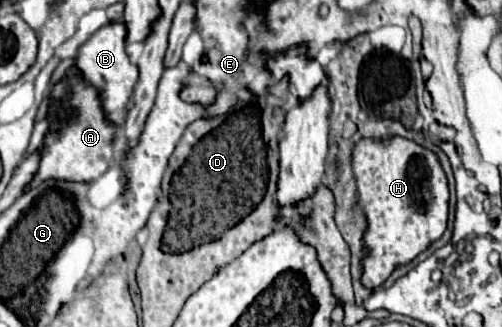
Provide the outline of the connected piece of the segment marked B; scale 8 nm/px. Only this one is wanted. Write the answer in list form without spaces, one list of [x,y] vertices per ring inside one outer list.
[[[112,21],[112,23],[106,23],[104,27],[100,27],[96,33],[92,33],[80,45],[78,55],[76,55],[76,67],[84,73],[86,81],[90,81],[92,85],[96,85],[102,91],[104,113],[116,125],[124,123],[124,117],[128,111],[126,107],[132,97],[134,85],[138,81],[138,67],[126,55],[124,41],[126,41],[126,25],[122,21]]]

